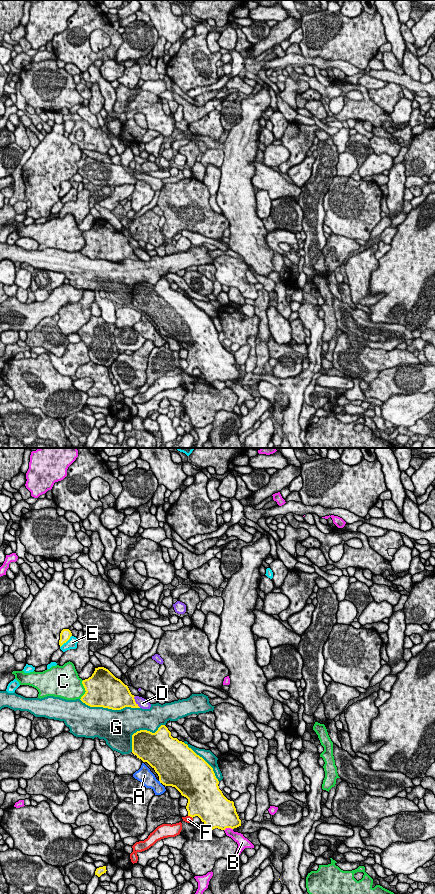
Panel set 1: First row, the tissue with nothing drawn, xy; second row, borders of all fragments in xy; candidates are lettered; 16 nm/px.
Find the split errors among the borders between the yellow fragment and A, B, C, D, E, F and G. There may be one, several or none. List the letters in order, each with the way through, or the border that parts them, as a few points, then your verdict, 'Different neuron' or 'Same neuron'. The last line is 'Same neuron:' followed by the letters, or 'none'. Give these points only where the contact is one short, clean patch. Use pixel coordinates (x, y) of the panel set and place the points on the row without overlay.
A: Different neuron
B: Different neuron
C: Different neuron
D: Different neuron
E: Different neuron
F: Path across: xy (200, 356), (190, 368), (188, 371). Same neuron
G: Different neuron
Same neuron: F

